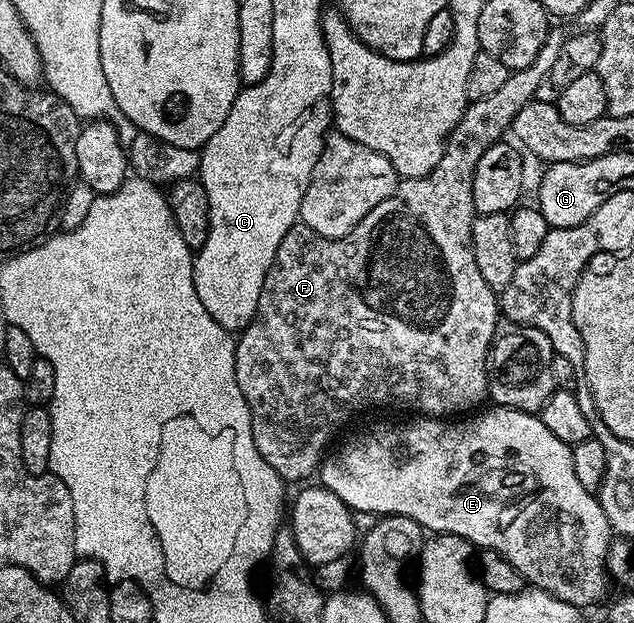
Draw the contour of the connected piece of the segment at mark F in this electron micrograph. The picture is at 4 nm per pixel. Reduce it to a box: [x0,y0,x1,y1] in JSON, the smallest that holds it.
[235,28,567,484]

